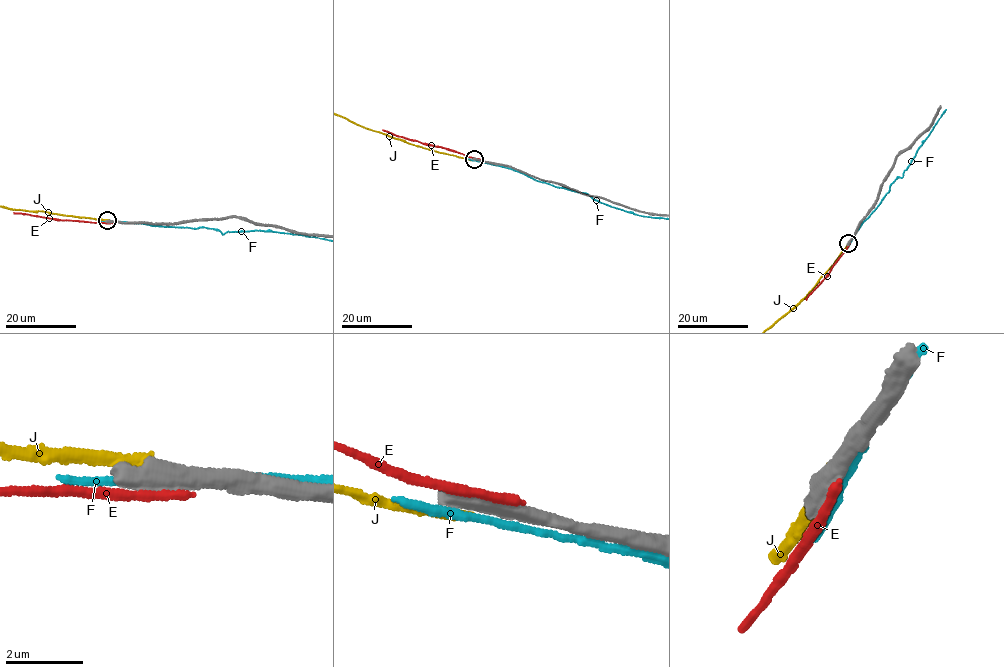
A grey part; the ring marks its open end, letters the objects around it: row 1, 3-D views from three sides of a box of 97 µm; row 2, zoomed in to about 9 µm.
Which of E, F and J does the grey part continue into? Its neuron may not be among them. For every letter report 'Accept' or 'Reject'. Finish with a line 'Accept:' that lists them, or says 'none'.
E: Reject
F: Reject
J: Reject
Accept: none

